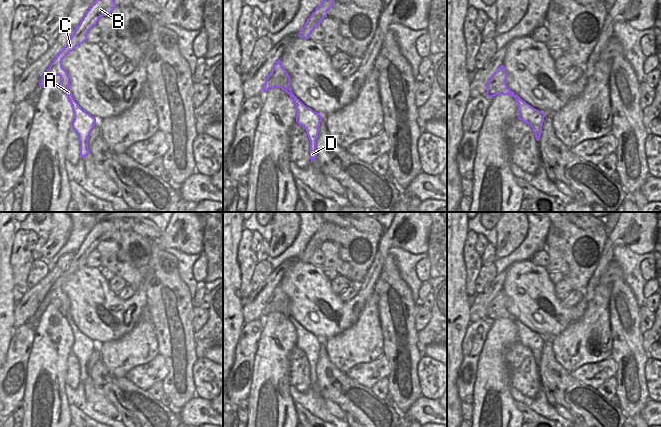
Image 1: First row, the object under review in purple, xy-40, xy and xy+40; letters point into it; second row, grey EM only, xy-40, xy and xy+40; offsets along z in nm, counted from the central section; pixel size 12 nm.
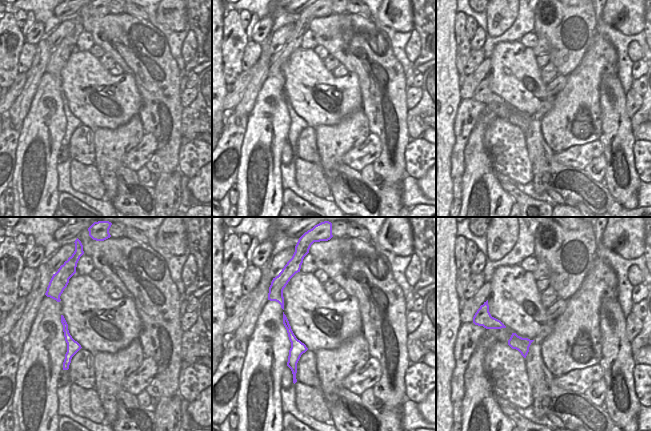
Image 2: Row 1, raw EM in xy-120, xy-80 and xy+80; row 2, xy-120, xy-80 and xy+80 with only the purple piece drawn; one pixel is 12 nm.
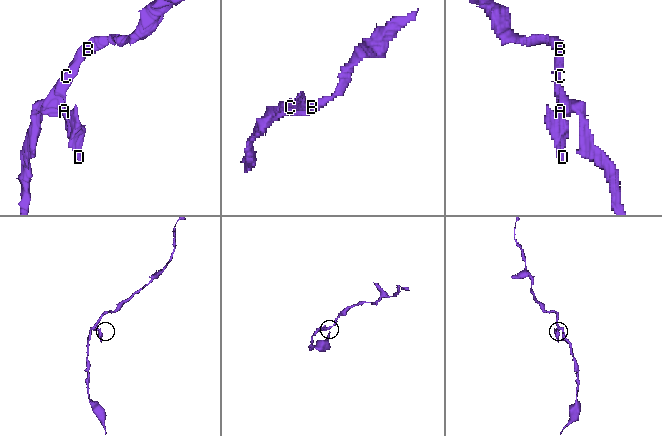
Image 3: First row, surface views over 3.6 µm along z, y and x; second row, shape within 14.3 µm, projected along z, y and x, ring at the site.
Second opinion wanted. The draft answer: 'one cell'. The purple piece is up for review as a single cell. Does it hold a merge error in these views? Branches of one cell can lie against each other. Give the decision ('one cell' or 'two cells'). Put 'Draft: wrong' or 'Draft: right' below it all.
two cells
Draft: wrong

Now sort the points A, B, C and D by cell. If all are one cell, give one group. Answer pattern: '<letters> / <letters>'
A D / B C

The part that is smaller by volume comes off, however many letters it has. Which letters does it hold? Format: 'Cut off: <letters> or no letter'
Cut off: A, D

